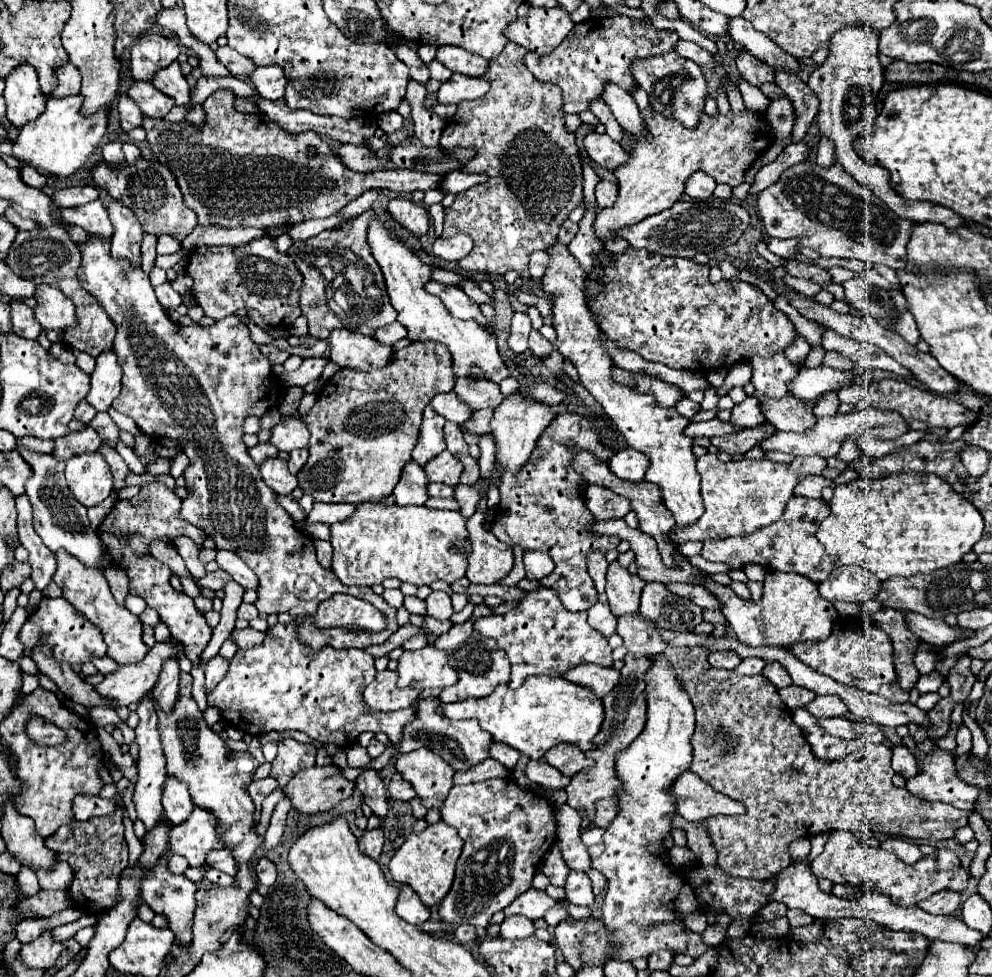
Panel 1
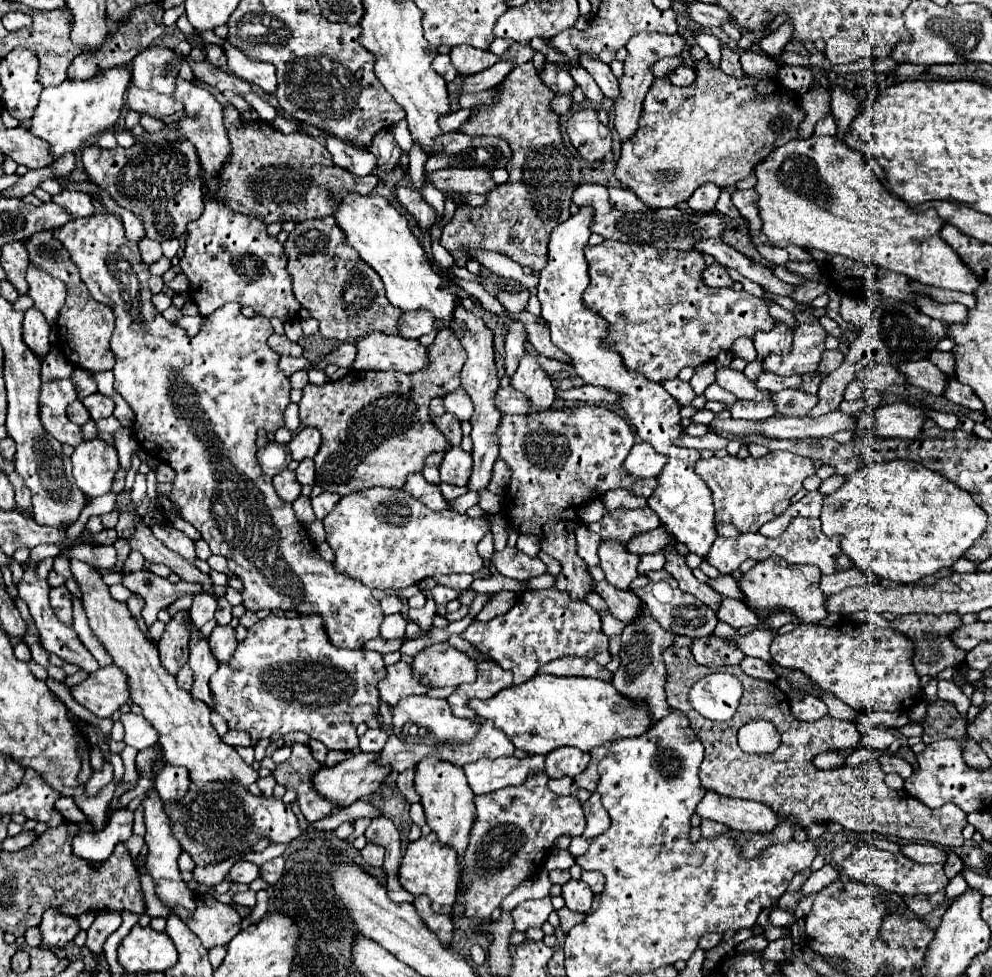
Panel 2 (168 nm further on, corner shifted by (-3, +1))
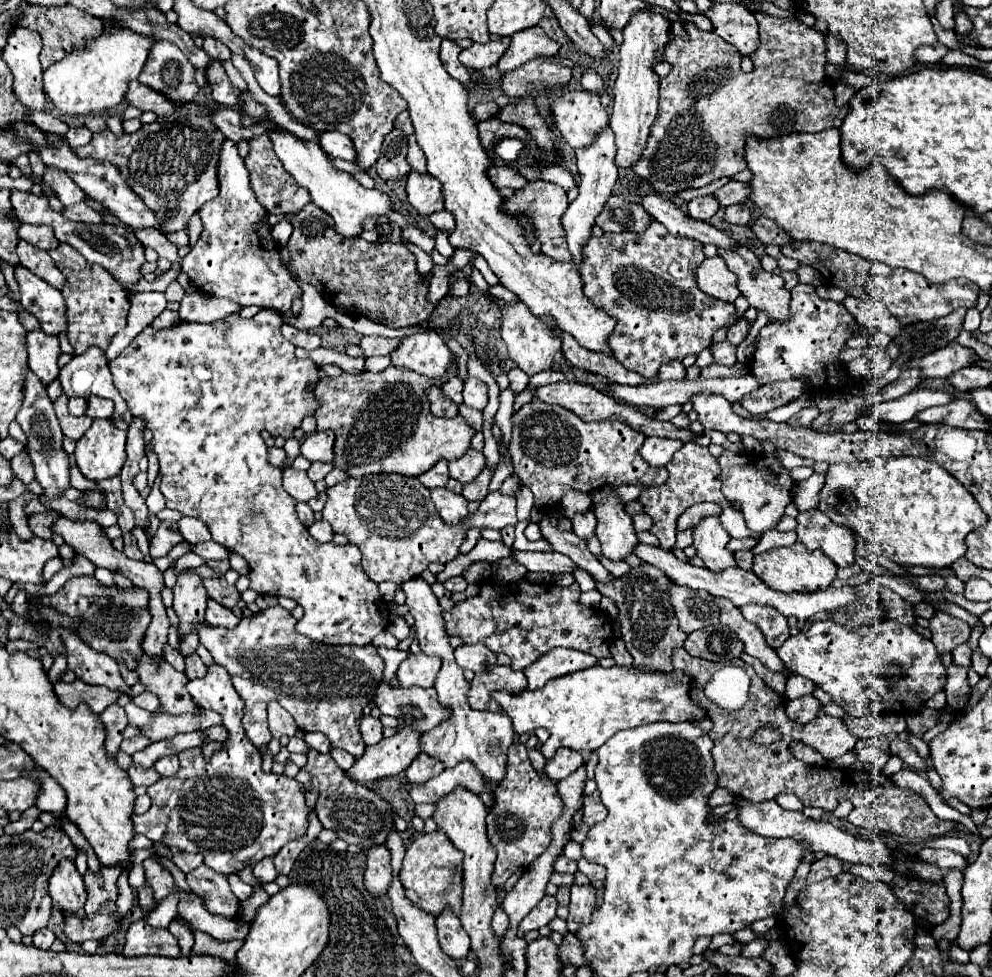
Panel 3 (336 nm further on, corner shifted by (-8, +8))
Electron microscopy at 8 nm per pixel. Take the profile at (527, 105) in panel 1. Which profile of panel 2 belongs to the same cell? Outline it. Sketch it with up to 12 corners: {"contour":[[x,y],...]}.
{"contour":[[532,61],[460,133],[508,141],[504,185],[458,205],[442,247],[534,273],[570,217],[578,157]]}

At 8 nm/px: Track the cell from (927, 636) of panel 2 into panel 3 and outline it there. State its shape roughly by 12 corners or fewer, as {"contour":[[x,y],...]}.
{"contour":[[945,612],[929,620],[939,654],[967,642],[971,628]]}

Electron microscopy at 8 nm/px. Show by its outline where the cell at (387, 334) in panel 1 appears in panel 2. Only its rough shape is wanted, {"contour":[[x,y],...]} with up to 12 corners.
{"contour":[[426,311],[404,313],[396,329],[404,339],[418,339],[434,329]]}

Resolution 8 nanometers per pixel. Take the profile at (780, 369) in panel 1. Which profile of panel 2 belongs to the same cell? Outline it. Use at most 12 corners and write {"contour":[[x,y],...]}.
{"contour":[[784,323],[754,335],[758,359],[792,349],[792,331]]}

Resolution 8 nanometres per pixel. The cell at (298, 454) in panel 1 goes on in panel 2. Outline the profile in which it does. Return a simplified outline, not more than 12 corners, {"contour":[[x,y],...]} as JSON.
{"contour":[[314,459],[300,461],[296,477],[302,485],[314,485]]}

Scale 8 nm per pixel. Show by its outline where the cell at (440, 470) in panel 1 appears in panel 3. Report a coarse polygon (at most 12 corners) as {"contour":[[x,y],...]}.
{"contour":[[473,448],[449,462],[451,478],[473,482],[485,468],[485,456]]}

